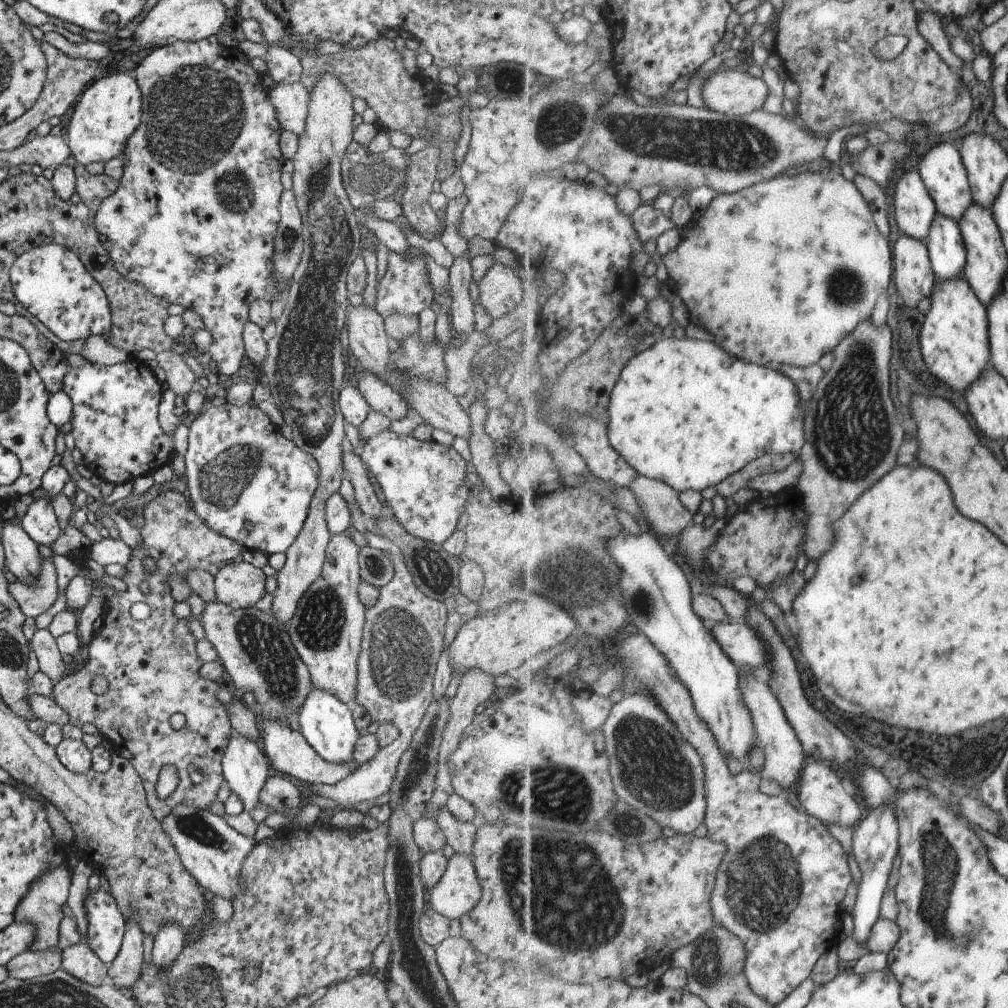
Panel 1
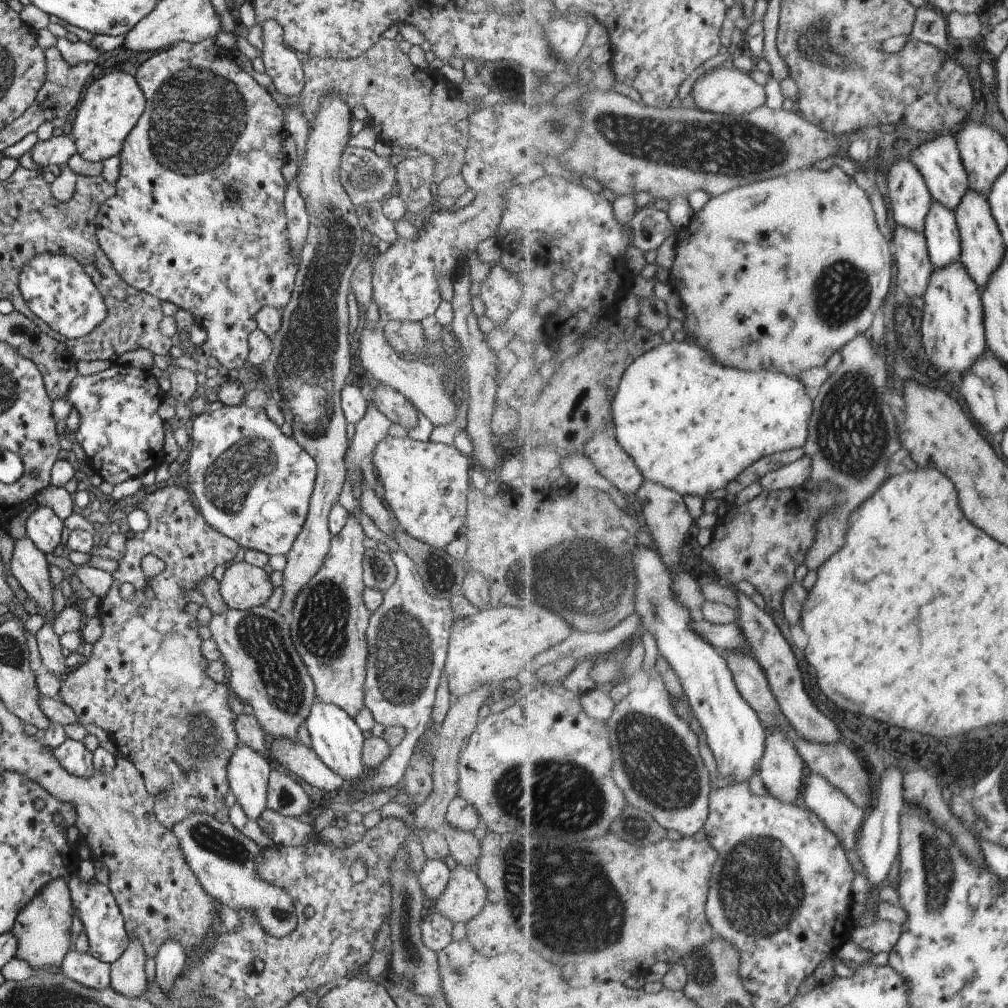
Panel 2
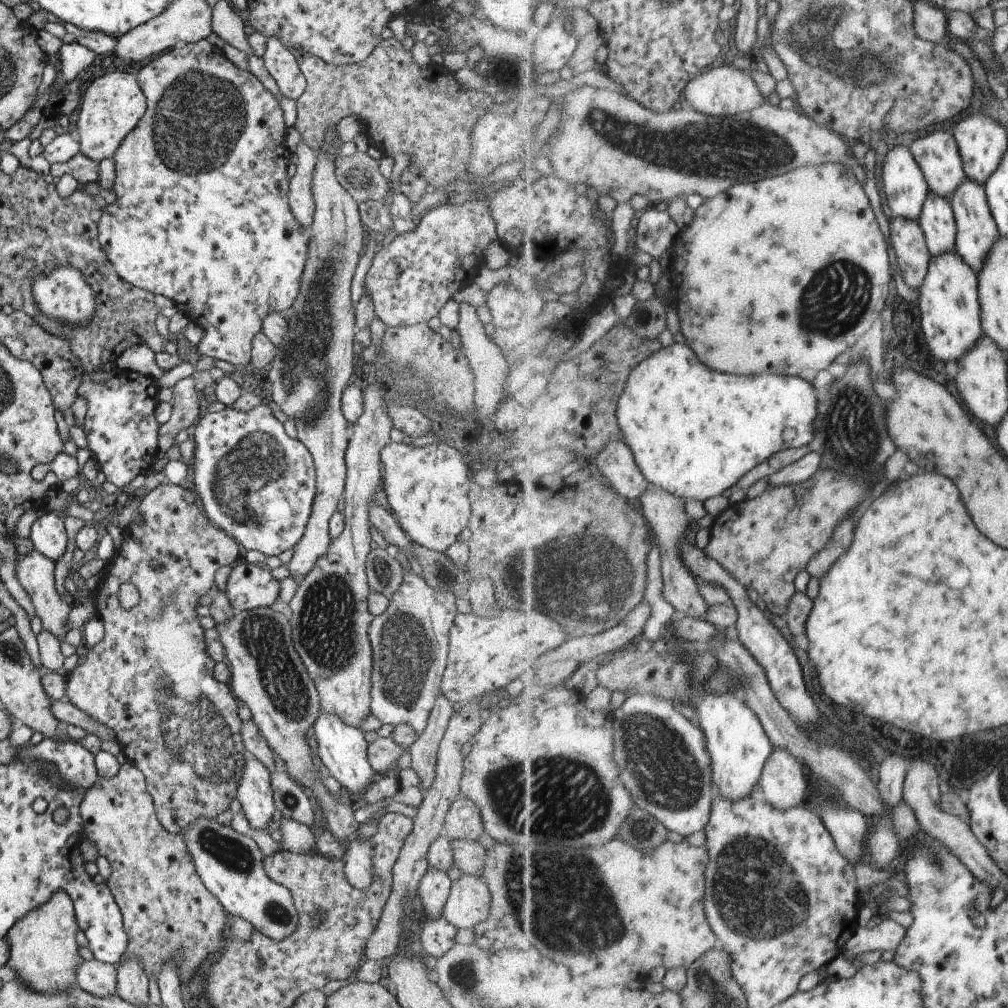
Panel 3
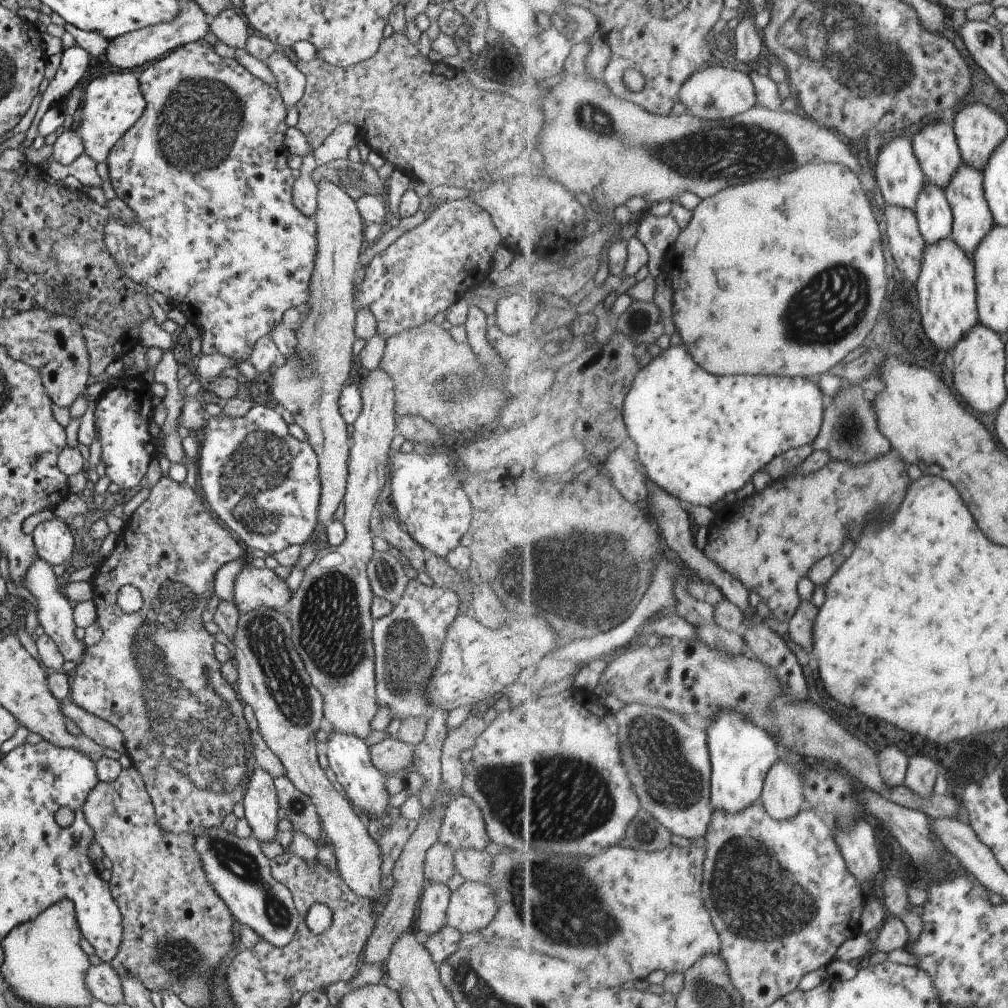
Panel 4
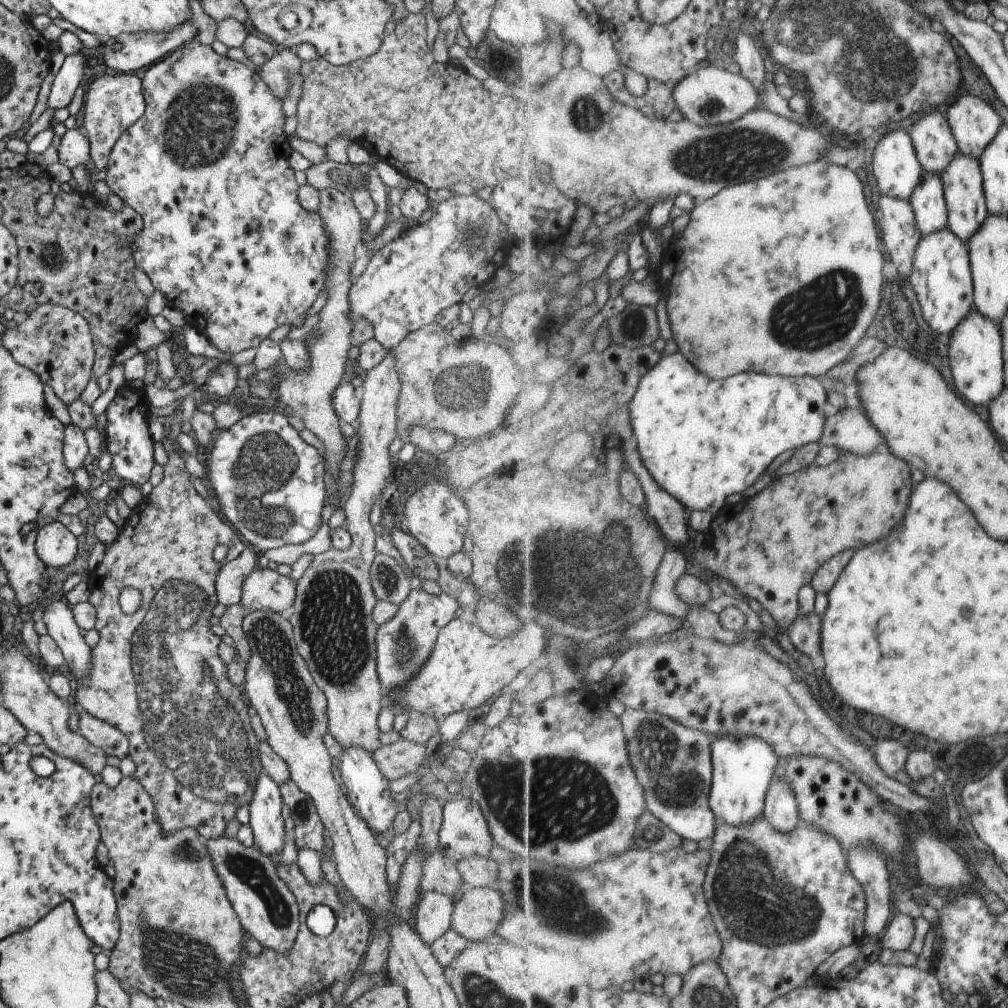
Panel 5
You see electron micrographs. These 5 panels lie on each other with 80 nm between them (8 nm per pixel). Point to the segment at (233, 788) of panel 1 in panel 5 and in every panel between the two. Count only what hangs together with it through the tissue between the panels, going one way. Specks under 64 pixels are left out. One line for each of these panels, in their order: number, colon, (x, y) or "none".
2: (247, 773)
3: (253, 792)
4: (260, 803)
5: (265, 821)

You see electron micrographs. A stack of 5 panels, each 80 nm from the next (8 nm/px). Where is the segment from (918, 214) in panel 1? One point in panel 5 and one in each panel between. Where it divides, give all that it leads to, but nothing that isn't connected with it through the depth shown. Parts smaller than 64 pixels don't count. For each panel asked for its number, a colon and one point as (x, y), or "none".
2: (911, 199)
3: (904, 182)
4: (898, 172)
5: (896, 167)

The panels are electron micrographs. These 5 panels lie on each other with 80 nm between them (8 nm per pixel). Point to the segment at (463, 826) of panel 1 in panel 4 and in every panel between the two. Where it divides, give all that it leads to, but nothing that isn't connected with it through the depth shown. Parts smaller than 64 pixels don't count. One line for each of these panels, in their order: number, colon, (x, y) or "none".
2: (463, 847)
3: (468, 856)
4: (474, 866)

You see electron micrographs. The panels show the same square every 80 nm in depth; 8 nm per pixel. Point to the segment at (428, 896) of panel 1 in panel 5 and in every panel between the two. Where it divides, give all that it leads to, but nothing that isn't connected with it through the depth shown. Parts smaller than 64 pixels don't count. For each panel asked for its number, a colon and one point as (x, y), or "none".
2: (464, 896)
3: (467, 904)
4: (471, 907)
5: (476, 915)

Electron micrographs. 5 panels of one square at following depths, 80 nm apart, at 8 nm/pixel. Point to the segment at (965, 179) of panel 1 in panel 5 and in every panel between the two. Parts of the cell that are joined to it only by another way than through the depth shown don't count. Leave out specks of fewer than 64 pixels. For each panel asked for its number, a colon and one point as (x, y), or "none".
2: (940, 160)
3: (938, 154)
4: (936, 145)
5: (934, 139)

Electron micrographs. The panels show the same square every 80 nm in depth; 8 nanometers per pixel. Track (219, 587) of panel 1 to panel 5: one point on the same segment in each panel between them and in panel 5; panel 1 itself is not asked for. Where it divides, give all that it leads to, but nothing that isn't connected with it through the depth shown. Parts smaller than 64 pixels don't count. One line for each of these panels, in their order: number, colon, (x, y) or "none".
2: (242, 586)
3: (248, 587)
4: (254, 588)
5: (263, 589)

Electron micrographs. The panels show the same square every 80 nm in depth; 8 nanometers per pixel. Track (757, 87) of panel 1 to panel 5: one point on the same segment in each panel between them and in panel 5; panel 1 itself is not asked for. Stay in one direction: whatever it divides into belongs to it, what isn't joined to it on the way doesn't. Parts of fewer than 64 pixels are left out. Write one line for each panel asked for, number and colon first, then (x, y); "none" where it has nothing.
2: (726, 90)
3: (723, 91)
4: (716, 93)
5: (711, 95)

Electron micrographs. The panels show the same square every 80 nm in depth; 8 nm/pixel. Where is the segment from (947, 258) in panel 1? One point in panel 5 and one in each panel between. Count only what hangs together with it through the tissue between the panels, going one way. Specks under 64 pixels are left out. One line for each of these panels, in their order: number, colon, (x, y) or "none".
2: (944, 236)
3: (937, 219)
4: (936, 216)
5: (929, 198)

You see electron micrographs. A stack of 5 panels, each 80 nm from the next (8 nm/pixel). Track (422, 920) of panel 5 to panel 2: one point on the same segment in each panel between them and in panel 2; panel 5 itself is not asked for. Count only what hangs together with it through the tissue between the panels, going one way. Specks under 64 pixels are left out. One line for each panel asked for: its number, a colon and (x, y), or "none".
2: (432, 879)
3: (432, 888)
4: (433, 902)

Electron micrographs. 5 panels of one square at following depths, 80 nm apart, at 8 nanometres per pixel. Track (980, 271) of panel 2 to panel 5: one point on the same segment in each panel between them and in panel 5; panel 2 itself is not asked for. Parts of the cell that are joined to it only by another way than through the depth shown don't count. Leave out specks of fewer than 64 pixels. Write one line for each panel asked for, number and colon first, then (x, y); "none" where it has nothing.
3: (978, 231)
4: (973, 220)
5: (963, 179)

